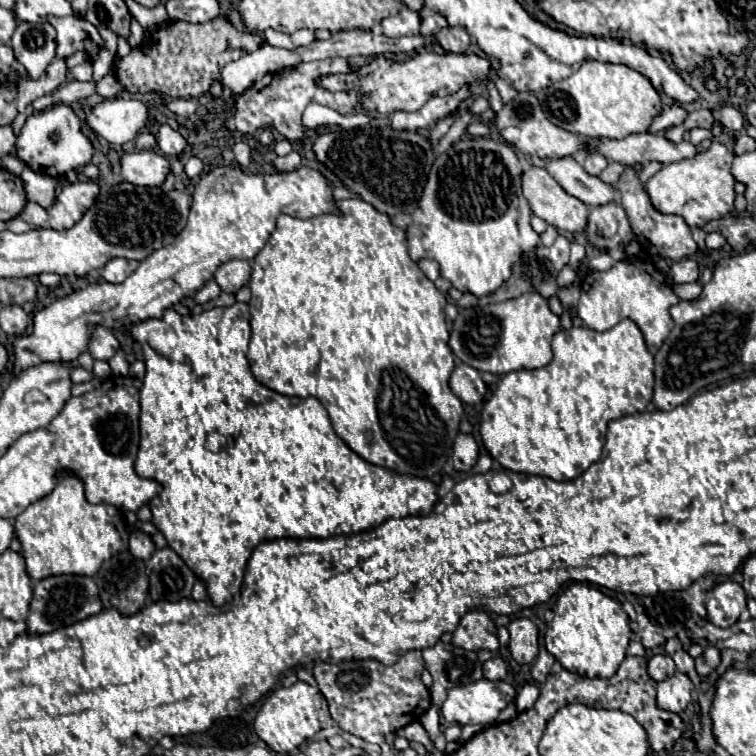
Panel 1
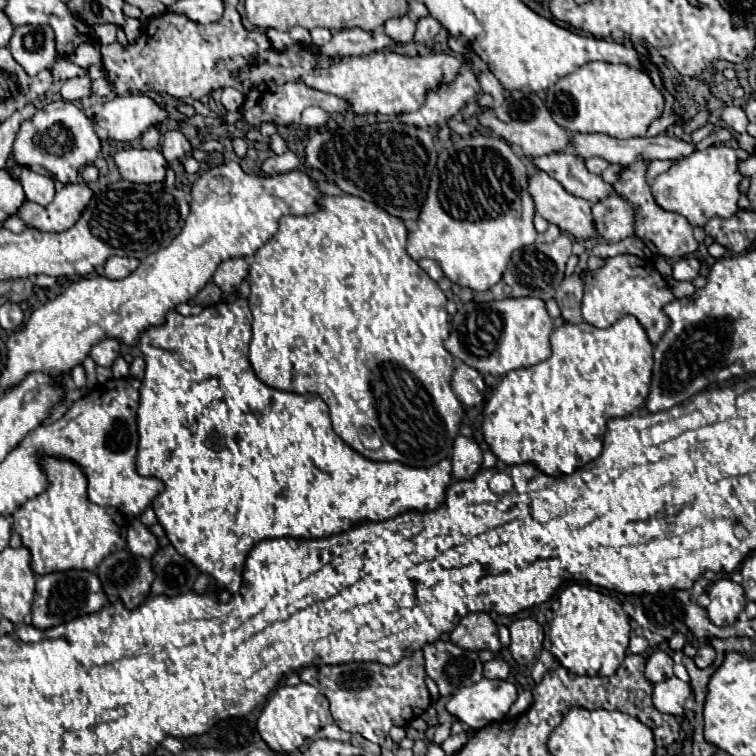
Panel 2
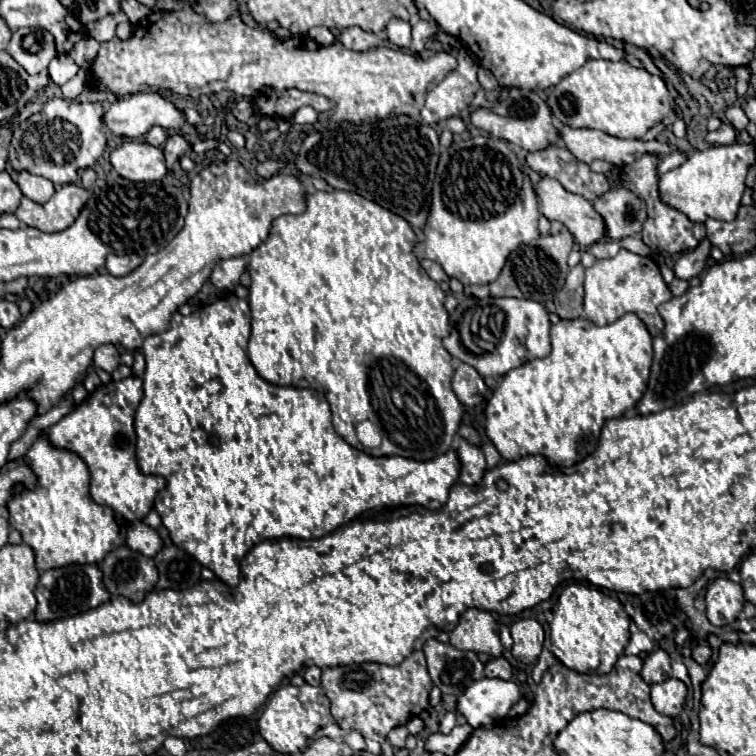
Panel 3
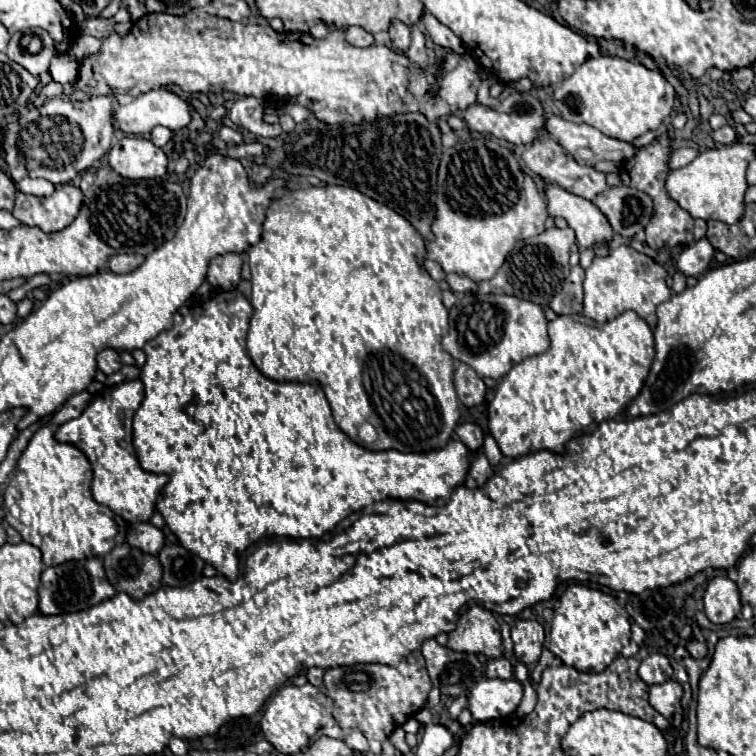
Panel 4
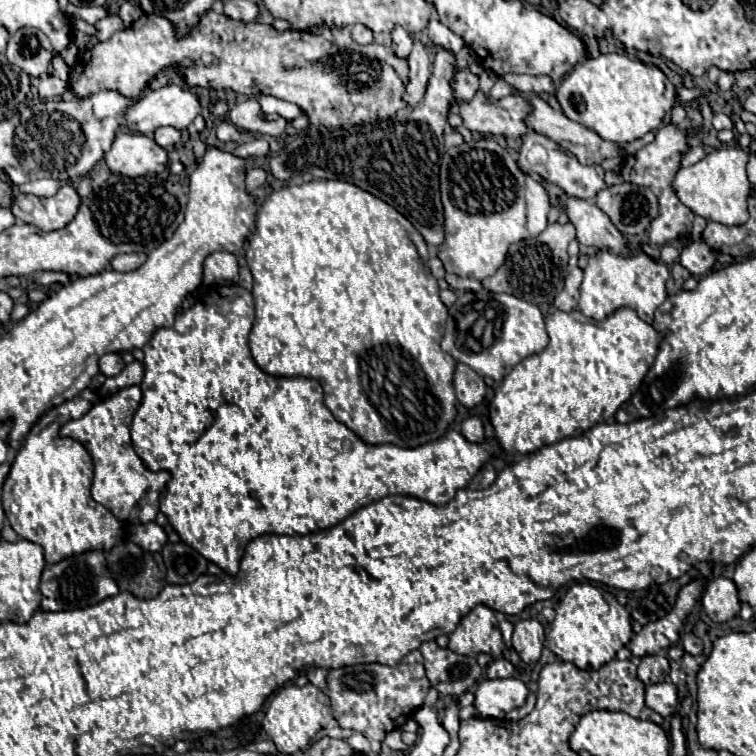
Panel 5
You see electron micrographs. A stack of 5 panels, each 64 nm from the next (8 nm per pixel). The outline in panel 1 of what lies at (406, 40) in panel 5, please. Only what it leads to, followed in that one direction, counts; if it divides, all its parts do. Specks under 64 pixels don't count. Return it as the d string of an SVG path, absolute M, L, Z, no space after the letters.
M406 6L396 14L382 20L382 28L386 36L400 38L400 36L412 36L420 30L420 14L408 10Z

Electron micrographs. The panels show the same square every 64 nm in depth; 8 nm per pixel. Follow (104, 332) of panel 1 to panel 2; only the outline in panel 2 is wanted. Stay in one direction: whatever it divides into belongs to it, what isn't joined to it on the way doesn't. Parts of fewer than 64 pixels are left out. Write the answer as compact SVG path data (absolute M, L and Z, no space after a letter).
M112 338L98 342L98 344L92 348L92 352L90 352L92 360L94 360L98 366L104 366L104 368L110 368L110 366L114 364L114 360L118 358L118 354L120 354L120 344L118 344L116 340L112 340Z

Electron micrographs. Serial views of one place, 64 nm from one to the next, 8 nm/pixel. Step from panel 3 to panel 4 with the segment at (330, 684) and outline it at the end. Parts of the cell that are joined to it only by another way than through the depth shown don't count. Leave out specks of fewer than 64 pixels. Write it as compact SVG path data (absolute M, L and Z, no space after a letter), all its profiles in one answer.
M420 650L408 654L400 668L384 664L354 664L344 668L330 668L324 674L326 696L334 700L334 718L340 728L358 728L368 740L384 742L398 726L424 708L428 692L432 690L430 676L424 666Z

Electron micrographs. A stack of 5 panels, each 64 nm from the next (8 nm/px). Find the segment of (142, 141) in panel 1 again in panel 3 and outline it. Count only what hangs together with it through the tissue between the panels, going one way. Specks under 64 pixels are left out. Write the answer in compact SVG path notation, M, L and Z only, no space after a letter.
M154 126L148 134L146 134L146 142L152 144L152 146L164 146L168 138L168 132L162 128L162 126Z

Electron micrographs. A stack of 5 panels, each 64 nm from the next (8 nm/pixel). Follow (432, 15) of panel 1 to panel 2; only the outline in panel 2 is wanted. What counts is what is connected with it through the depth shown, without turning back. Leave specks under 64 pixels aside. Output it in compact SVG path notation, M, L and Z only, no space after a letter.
M432 16L418 18L418 22L416 22L414 42L416 42L416 44L424 44L424 42L432 40L432 38L440 32L440 28L442 28L442 24L440 24L436 18L432 18Z

